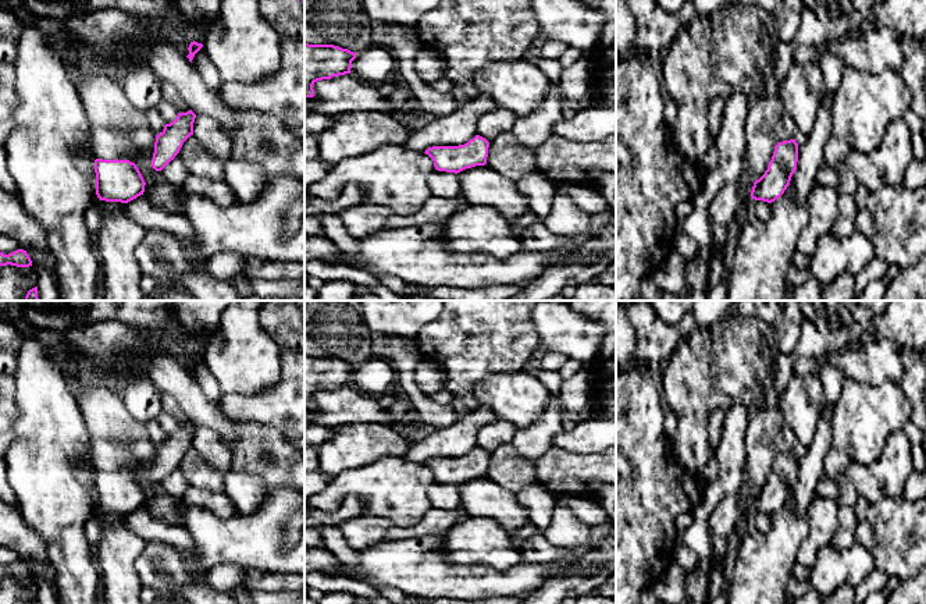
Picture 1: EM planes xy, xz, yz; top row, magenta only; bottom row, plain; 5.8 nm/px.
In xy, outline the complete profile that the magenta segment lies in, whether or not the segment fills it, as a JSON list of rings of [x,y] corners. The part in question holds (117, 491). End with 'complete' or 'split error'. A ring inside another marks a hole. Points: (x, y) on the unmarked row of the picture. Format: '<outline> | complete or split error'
[[[95,472],[96,507],[100,512],[128,515],[145,504],[145,491],[129,472]]] | complete

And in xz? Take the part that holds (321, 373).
[[[304,355],[304,409],[313,409],[317,392],[350,386],[356,365],[334,356]]] | complete

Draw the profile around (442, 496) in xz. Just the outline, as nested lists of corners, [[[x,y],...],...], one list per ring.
[[[434,482],[427,491],[434,508],[438,509],[460,509],[460,495],[455,484]]]

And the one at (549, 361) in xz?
[[[545,352],[537,356],[534,367],[545,372],[559,372],[566,360],[566,355],[558,352]]]

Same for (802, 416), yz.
[[[793,373],[781,392],[779,409],[797,436],[798,448],[795,454],[798,456],[804,455],[813,443],[822,416],[819,408],[808,395],[804,376]]]

